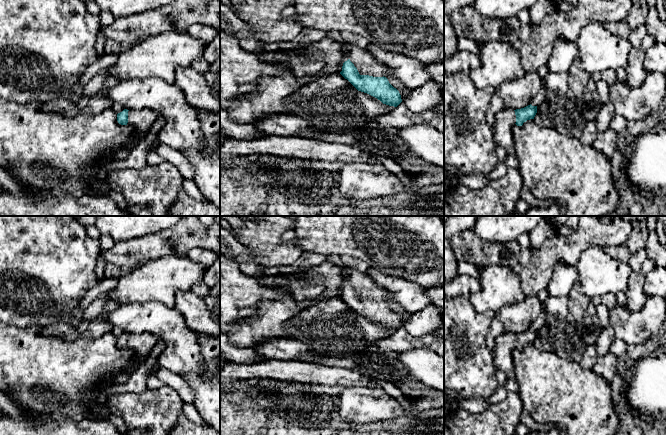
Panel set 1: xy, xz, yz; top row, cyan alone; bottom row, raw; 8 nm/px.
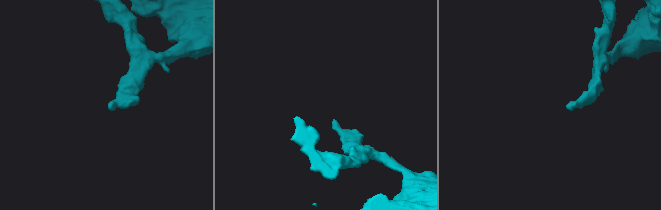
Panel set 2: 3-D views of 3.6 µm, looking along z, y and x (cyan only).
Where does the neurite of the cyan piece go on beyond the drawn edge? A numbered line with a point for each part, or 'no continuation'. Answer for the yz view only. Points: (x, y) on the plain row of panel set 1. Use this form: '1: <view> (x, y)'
1: yz (505, 343)

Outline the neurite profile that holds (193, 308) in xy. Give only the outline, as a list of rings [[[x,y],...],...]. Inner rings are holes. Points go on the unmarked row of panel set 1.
[[[192,291],[177,292],[174,308],[184,316],[187,325],[195,333],[209,337],[220,336],[220,325],[213,320],[203,298]]]

